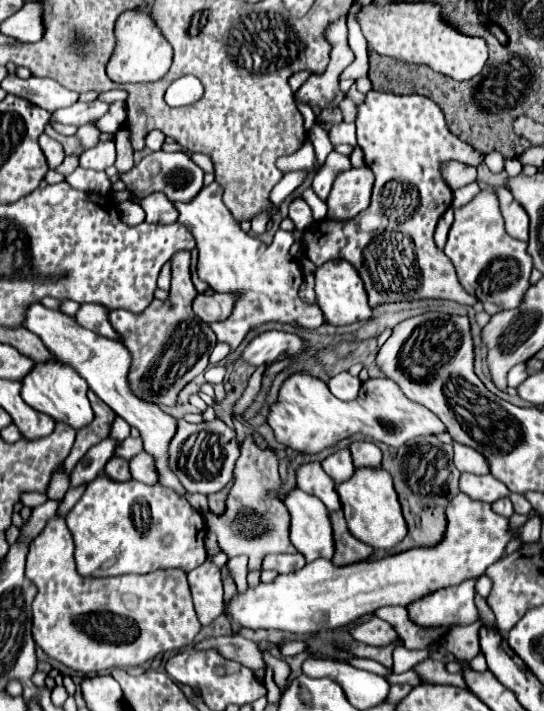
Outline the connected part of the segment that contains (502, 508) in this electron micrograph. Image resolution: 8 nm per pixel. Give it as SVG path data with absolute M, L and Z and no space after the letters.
M500 498L500 500L496 500L496 502L492 504L492 510L494 510L496 514L500 514L500 516L504 516L504 518L510 518L510 516L514 514L514 510L512 510L512 502L510 502L510 498Z

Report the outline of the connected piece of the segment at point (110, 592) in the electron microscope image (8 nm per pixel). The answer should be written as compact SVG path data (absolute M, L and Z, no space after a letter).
M64 518L46 524L44 532L30 544L26 560L26 576L36 584L38 594L32 602L32 636L50 658L62 662L74 672L94 674L112 668L142 666L158 654L186 648L200 632L200 622L194 612L186 574L180 570L160 570L150 574L124 574L114 578L84 578L76 572L72 534Z

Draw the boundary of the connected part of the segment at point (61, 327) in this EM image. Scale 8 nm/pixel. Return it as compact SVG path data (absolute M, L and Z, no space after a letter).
M32 304L26 312L24 328L34 332L44 346L56 356L58 362L72 366L86 382L88 388L104 400L116 412L120 418L124 418L130 426L136 426L140 430L140 436L144 440L144 450L154 456L156 470L160 474L160 484L166 488L172 488L174 492L180 492L184 496L184 488L180 480L168 470L168 442L172 440L176 432L176 420L168 414L164 414L156 404L136 398L136 394L128 388L128 370L130 370L130 352L124 348L122 342L108 340L104 336L96 336L96 332L88 332L88 328L80 328L76 324L76 316L68 316L60 310L48 310L42 304Z

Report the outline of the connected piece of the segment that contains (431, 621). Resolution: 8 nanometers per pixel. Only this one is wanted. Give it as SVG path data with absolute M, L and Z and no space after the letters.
M466 580L464 584L452 586L452 588L442 588L434 594L430 594L424 600L414 602L408 612L410 612L410 620L414 620L416 624L422 626L460 626L460 624L470 624L474 622L474 586L476 580Z

